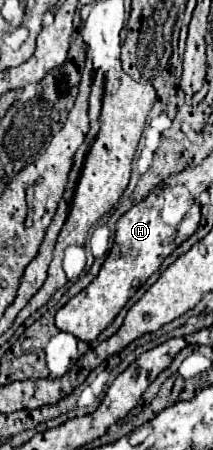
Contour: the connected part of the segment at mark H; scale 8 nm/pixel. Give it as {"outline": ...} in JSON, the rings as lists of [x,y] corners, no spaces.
{"outline":[[[161,187],[151,191],[141,203],[133,205],[125,215],[119,217],[115,229],[113,247],[99,271],[87,289],[69,299],[55,315],[55,327],[59,331],[75,335],[79,341],[93,341],[97,335],[115,319],[121,307],[133,297],[133,293],[161,267],[163,259],[183,241],[183,235],[177,229],[169,227],[161,217],[163,193]]]}

